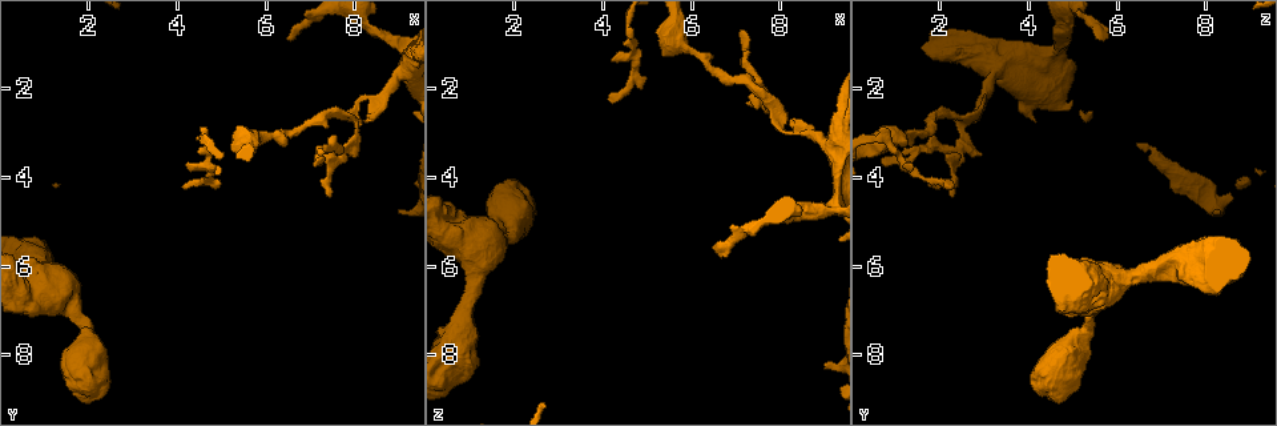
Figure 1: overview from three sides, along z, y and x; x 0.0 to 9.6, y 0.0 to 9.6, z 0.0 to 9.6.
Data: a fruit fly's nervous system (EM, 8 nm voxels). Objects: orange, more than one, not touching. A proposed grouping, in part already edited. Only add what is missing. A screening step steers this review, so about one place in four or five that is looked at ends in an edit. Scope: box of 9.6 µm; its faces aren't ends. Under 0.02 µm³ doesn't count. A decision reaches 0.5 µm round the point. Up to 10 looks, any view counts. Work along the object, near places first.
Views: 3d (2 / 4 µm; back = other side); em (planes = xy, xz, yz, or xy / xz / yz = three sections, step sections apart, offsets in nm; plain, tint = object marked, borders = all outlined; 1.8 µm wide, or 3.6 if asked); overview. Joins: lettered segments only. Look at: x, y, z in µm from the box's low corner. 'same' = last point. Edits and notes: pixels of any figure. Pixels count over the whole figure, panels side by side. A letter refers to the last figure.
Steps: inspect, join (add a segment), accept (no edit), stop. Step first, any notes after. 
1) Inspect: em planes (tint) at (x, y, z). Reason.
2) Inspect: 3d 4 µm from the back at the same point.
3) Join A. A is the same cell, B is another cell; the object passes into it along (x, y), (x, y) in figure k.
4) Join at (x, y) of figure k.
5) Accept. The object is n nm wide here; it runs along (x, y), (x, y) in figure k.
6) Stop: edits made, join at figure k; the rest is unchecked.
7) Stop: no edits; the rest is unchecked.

Inspect: 3d 4 µm at (8.05, 2.70, 2.70). Four or more arms meet.

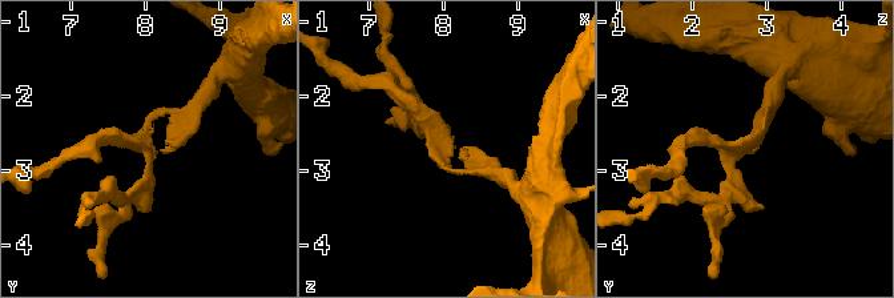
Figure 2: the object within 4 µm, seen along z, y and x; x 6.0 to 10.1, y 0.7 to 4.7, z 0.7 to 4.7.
Inspect: em planes (borders) at (8.05, 2.75, 2.70).

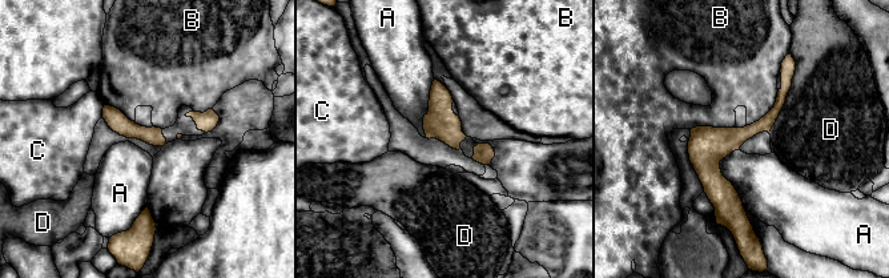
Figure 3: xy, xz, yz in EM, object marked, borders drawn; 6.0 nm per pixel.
Accept. The longest contact is with D, 440 nm; A, B, C and D are other cells; it runs along (784, 72), (775, 112), (713, 158), (736, 220) in figure 3; no lettered segment goes on from it.

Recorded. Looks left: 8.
Inspect: 3d 2 µm at (4.15, 3.75, 1.40). Free end.

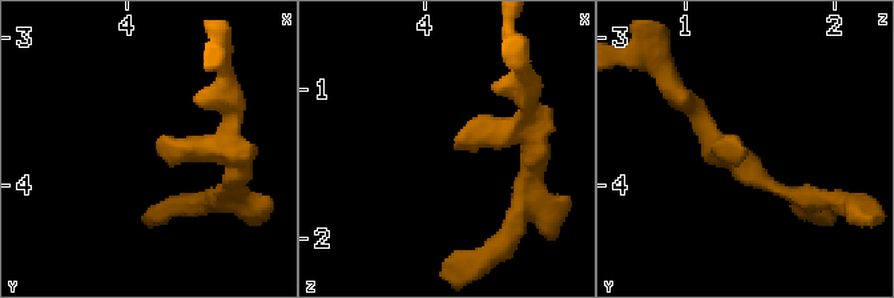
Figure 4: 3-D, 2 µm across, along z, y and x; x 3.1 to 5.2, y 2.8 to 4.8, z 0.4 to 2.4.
Inspect: em yz step 16 (tint) at (4.22, 3.78, 1.36).

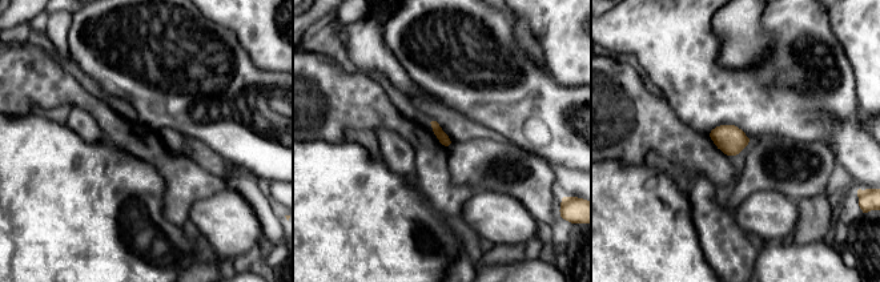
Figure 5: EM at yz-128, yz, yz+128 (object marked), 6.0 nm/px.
Inspect: em xy step 4 (borders) at the same point.

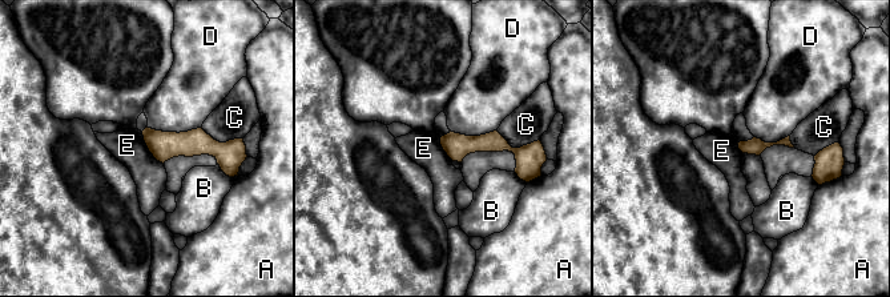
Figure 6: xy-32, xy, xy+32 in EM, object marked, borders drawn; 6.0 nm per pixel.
Accept. A, B, C, D and E are other cells; a border runs along (141, 132), (148, 151), (162, 164) in figure 6; no lettered segment goes on from it.

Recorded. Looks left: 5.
Inspect: em planes (borders) at (6.60, 0.95, 5.75). Branch stops here.

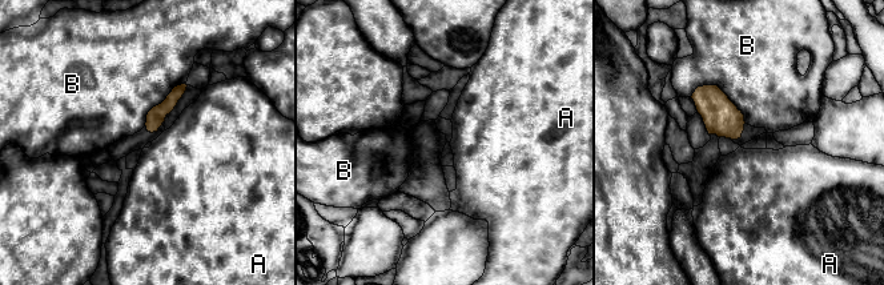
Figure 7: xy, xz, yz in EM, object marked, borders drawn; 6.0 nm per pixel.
Accept. The object is 110 nm wide here; A and B are other cells; none of them fits.

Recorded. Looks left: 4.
Inspect: 3d 4 µm at (8.95, 4.80, 8.30). An open end.

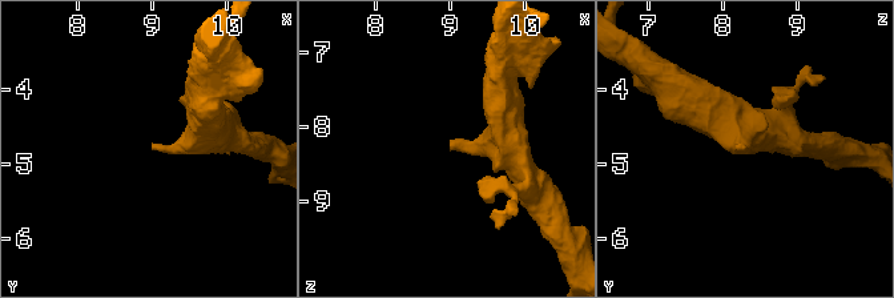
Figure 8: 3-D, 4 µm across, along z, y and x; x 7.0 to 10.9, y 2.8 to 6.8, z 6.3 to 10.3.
Inspect: em planes (borders) at (9.00, 4.75, 8.30).

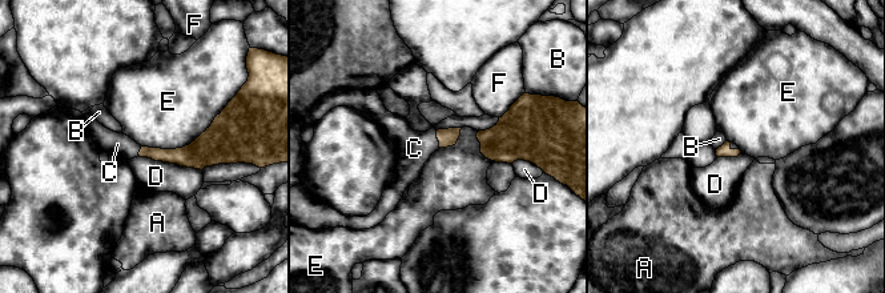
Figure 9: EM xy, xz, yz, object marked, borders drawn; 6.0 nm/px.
Join C. C is the same cell, A, B, D, E and F are other cells; the object passes into it along (447, 137), (437, 137), (414, 148) in figure 9; the neuron continues.

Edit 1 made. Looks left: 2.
Stop: edits made, join at figure 9; the rest is unchecked.

